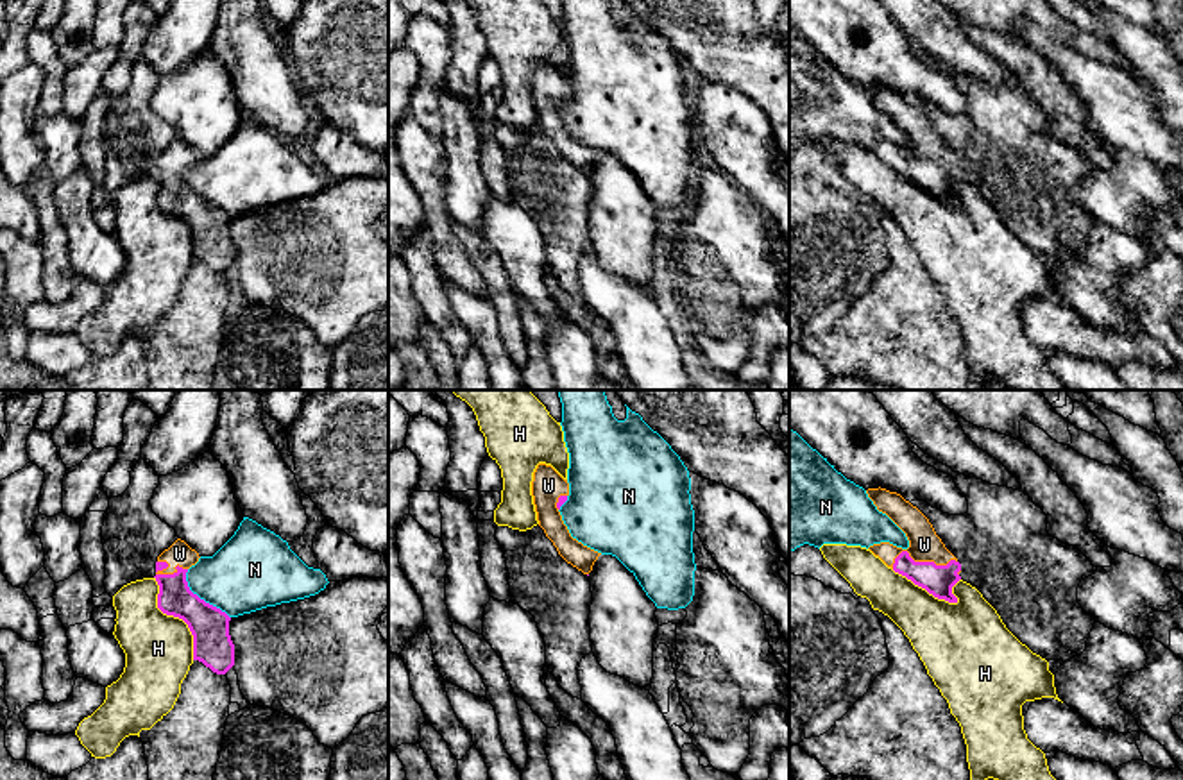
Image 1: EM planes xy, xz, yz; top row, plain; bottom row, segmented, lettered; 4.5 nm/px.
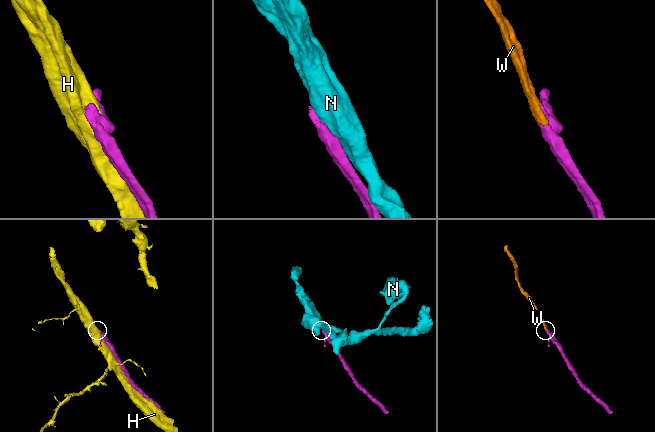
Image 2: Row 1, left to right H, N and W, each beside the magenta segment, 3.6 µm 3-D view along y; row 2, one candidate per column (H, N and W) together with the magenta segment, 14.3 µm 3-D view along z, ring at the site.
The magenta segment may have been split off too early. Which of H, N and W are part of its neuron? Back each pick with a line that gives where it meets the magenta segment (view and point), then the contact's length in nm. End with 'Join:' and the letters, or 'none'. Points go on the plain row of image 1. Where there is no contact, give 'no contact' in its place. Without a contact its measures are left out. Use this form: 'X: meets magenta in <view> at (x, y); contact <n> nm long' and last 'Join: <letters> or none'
W: meets magenta in yz at (920, 161); contact 300 nm long
Join: W

